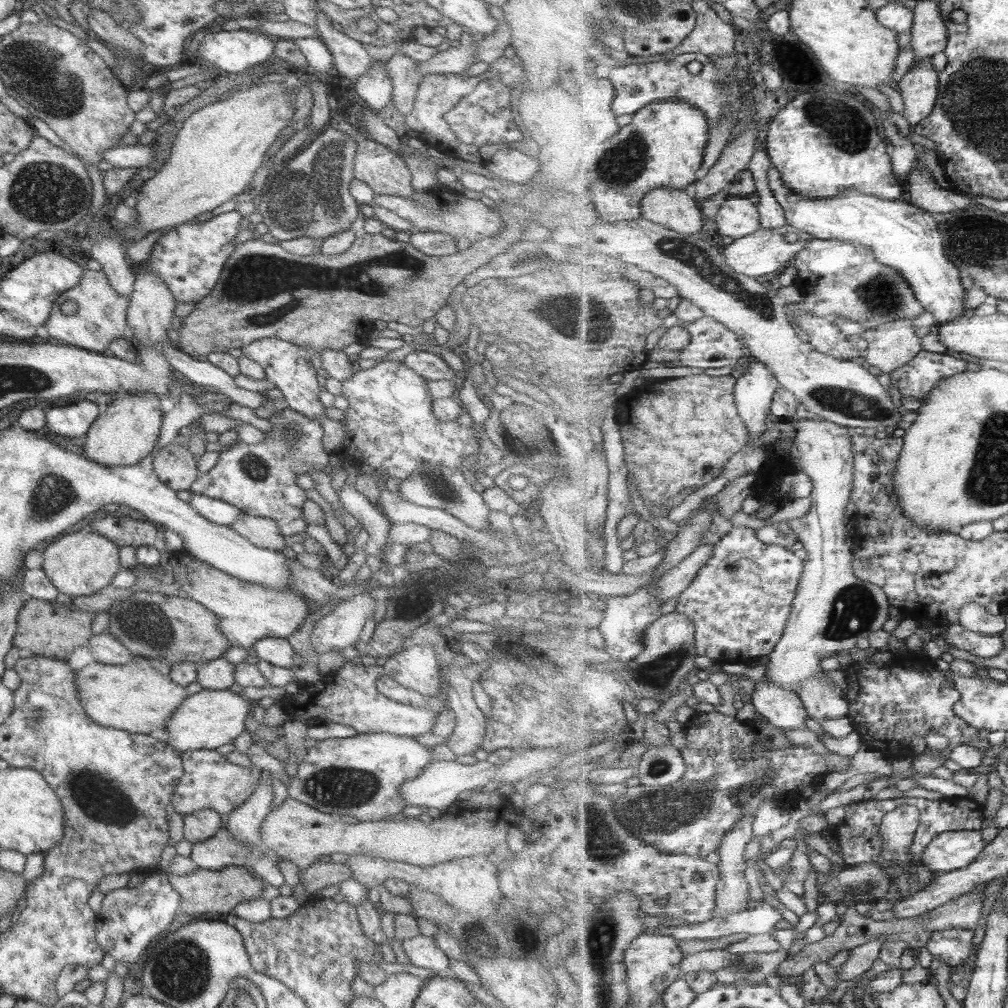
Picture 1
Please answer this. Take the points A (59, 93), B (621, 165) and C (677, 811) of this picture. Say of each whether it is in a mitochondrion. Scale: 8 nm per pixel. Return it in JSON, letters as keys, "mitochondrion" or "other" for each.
{"A":"mitochondrion","B":"mitochondrion","C":"mitochondrion"}

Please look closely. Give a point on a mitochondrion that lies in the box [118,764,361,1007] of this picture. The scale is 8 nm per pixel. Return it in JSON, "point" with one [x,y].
{"point":[180,971]}

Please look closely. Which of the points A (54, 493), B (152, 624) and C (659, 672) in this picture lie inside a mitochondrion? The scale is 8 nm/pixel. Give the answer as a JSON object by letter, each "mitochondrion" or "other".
{"A":"mitochondrion","B":"mitochondrion","C":"mitochondrion"}

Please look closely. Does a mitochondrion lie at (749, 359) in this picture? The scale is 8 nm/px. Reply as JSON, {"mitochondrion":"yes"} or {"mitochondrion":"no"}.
{"mitochondrion":"no"}

